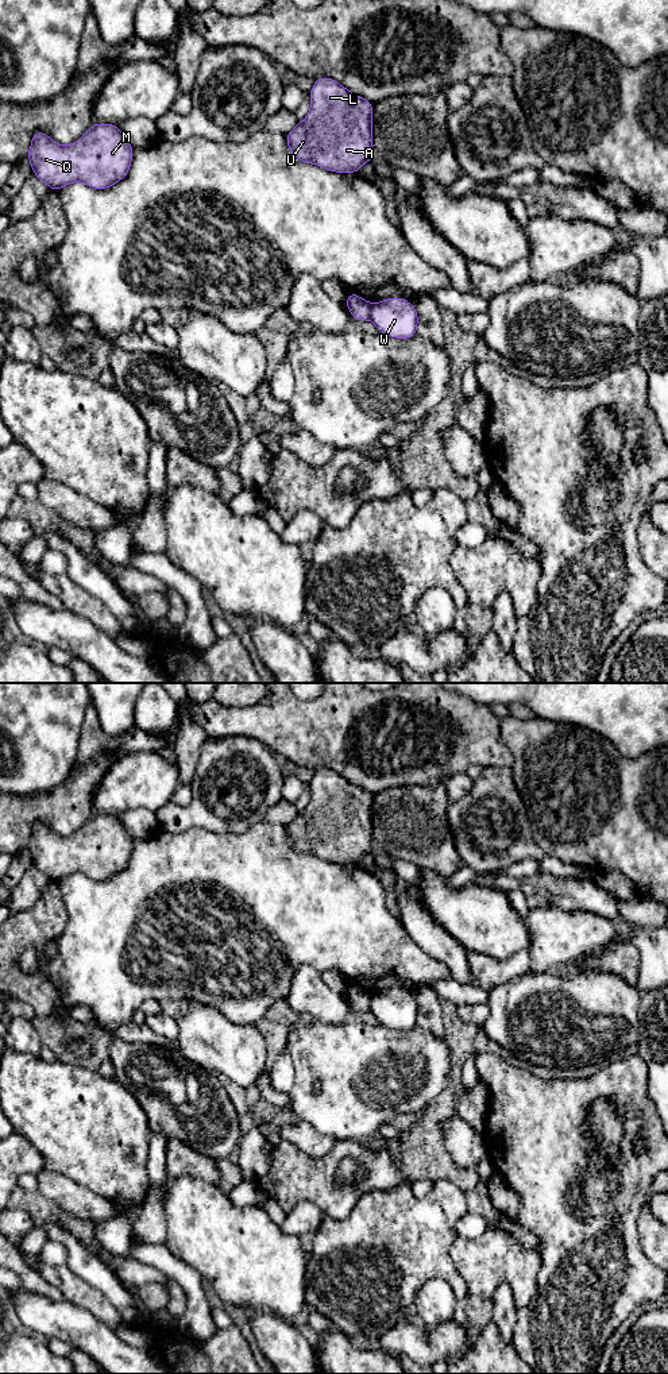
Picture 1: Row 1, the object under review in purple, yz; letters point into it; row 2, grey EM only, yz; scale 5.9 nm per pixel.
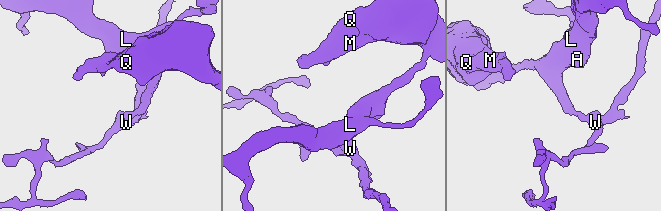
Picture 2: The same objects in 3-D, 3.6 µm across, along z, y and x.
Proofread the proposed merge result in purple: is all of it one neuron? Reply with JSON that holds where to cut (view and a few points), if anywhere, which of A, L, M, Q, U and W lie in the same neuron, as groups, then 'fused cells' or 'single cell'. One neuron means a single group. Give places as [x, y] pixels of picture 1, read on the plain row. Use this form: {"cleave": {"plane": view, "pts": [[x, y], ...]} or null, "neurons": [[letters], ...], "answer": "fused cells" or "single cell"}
{"cleave": {"plane": "yz", "pts": [[371, 995], [369, 1010]]}, "neurons": [["A", "L", "M", "Q", "U"], ["W"]], "answer": "fused cells"}

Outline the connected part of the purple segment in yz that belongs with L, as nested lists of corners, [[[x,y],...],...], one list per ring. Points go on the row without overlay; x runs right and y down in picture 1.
[[[320,768],[309,783],[310,800],[302,813],[285,826],[291,846],[305,854],[317,856],[335,864],[359,864],[366,853],[371,853],[372,800],[374,795],[331,768]]]

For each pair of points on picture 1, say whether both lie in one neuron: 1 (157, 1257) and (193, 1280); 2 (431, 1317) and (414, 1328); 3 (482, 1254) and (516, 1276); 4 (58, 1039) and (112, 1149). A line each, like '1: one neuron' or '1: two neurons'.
1: one neuron
2: two neurons
3: one neuron
4: two neurons

